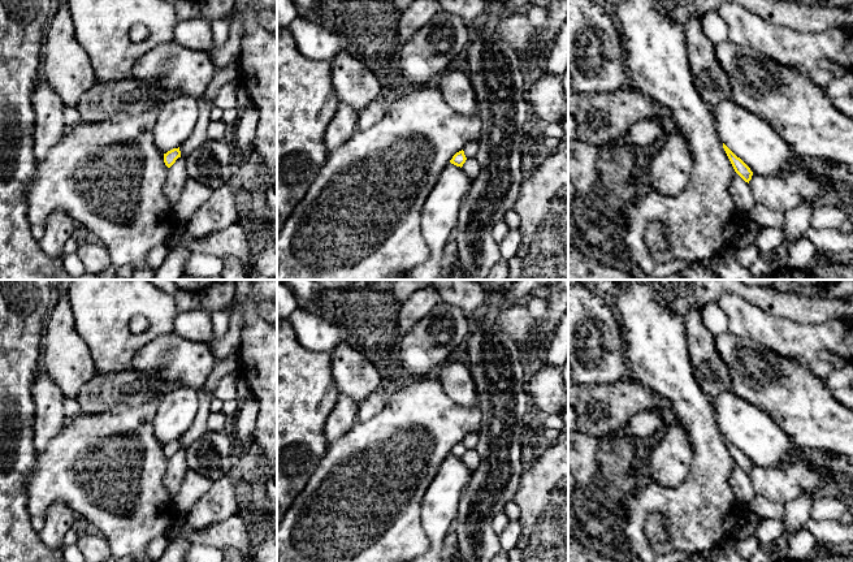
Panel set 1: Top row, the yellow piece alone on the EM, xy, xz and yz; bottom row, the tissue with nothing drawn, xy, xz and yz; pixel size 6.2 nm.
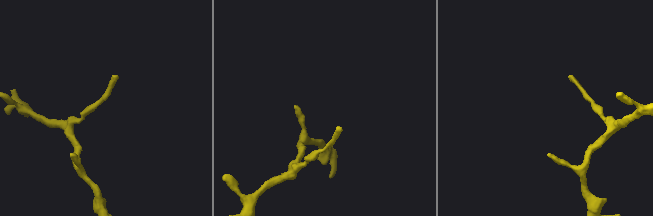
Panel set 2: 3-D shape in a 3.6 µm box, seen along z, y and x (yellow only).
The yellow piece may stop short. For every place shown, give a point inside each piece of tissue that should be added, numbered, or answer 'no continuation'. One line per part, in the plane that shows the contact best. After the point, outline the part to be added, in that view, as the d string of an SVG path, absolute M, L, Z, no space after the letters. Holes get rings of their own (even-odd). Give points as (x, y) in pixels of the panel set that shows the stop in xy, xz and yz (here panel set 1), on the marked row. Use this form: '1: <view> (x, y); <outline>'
1: xy (177, 177); M178 157L176 160L176 163L169 168L169 174L164 186L164 194L170 202L173 209L179 199L183 185L189 178L186 163L187 157Z

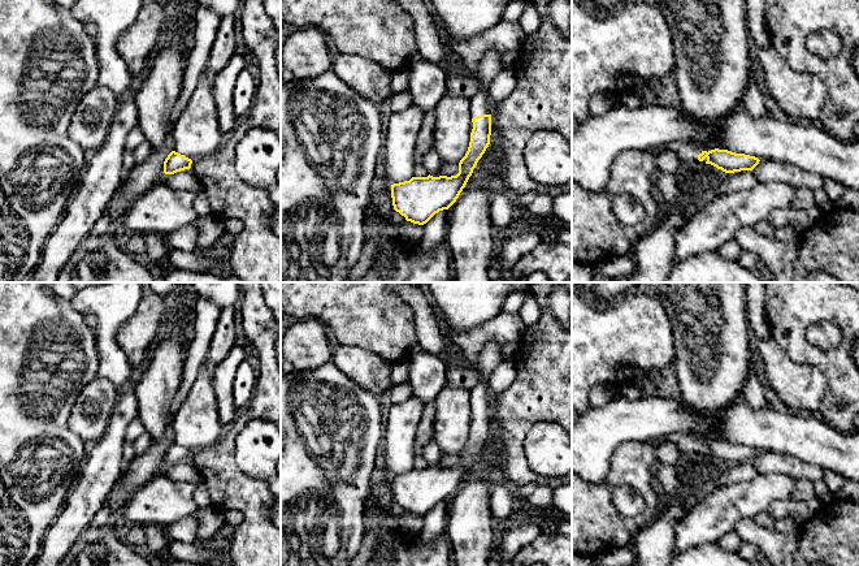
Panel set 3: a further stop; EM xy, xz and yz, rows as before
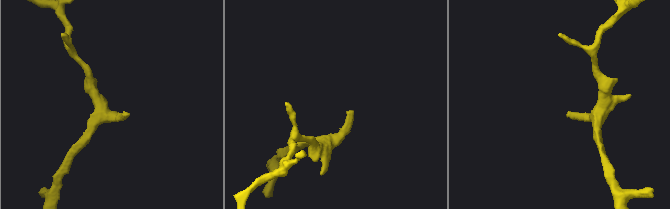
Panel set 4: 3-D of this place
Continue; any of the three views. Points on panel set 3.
1: xz (490, 67); M489 51L480 62L474 74L480 77L481 87L478 92L470 98L470 116L491 115L489 87L494 78L503 70L502 56L496 51Z

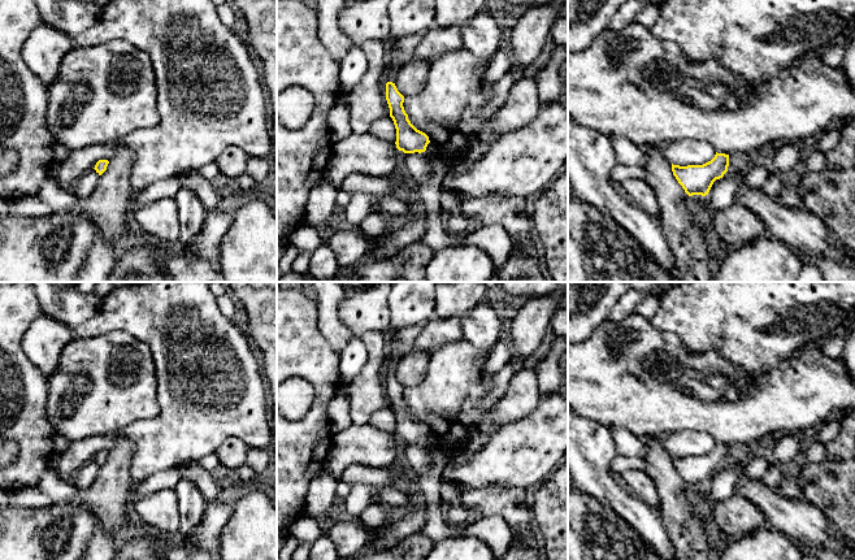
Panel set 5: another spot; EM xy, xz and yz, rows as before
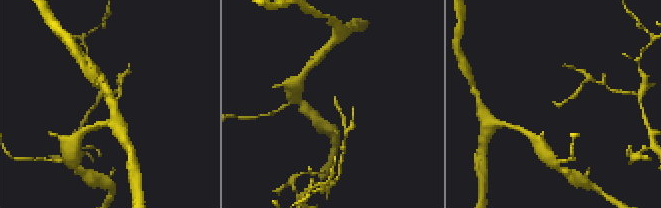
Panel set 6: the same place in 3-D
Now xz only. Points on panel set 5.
1: xz (394, 52); M389 39L389 64L390 64L390 70L387 73L387 81L395 83L395 78L398 71L402 69L402 62L399 60L402 52L398 47L396 39Z

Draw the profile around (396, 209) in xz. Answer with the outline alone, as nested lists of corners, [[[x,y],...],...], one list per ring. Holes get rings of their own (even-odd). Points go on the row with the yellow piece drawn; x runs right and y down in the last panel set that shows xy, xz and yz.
[[[394,195],[374,197],[370,213],[381,213],[390,217],[395,222],[408,221],[415,218],[409,205]]]

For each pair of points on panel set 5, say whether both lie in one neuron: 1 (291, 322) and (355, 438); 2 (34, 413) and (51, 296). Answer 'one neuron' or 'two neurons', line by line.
1: two neurons
2: two neurons

